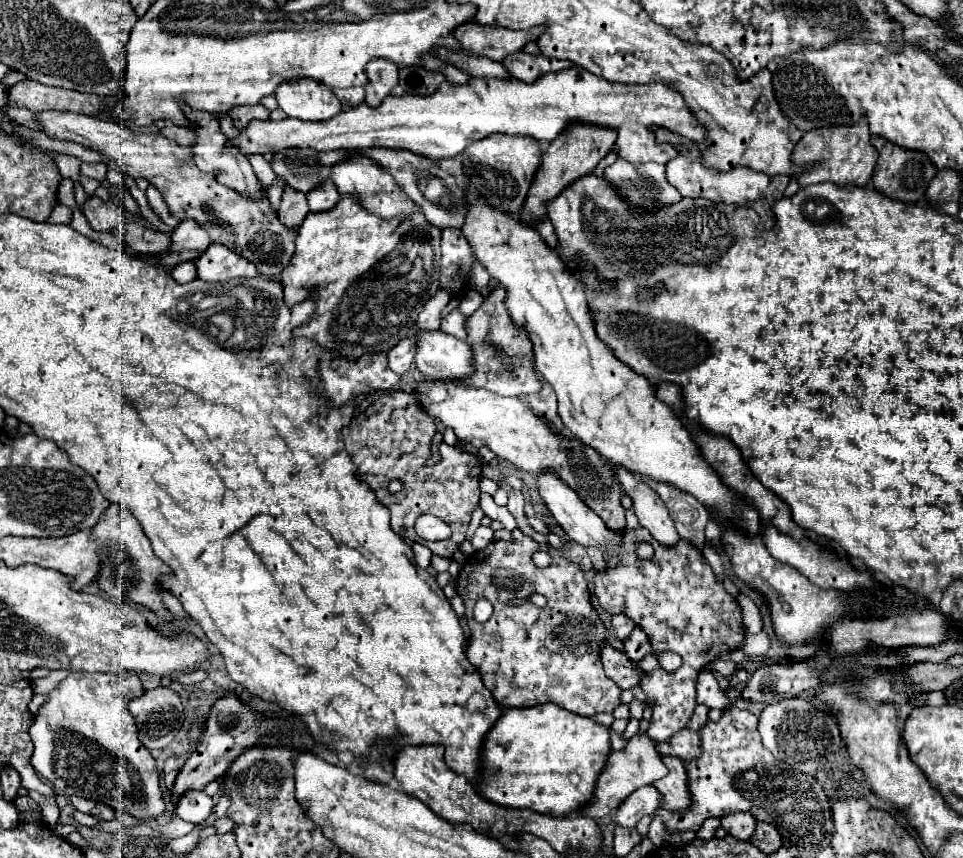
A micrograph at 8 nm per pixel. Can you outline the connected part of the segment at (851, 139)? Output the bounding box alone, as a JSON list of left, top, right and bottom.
[792,121,876,187]

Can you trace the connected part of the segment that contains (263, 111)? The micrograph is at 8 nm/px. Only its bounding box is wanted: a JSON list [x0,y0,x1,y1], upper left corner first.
[228,103,270,129]

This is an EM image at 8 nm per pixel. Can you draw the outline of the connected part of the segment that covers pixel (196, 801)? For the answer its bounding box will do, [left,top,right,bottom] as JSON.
[176,791,214,825]

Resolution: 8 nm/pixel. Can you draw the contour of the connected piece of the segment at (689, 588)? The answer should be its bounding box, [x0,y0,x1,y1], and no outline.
[594,527,744,743]

